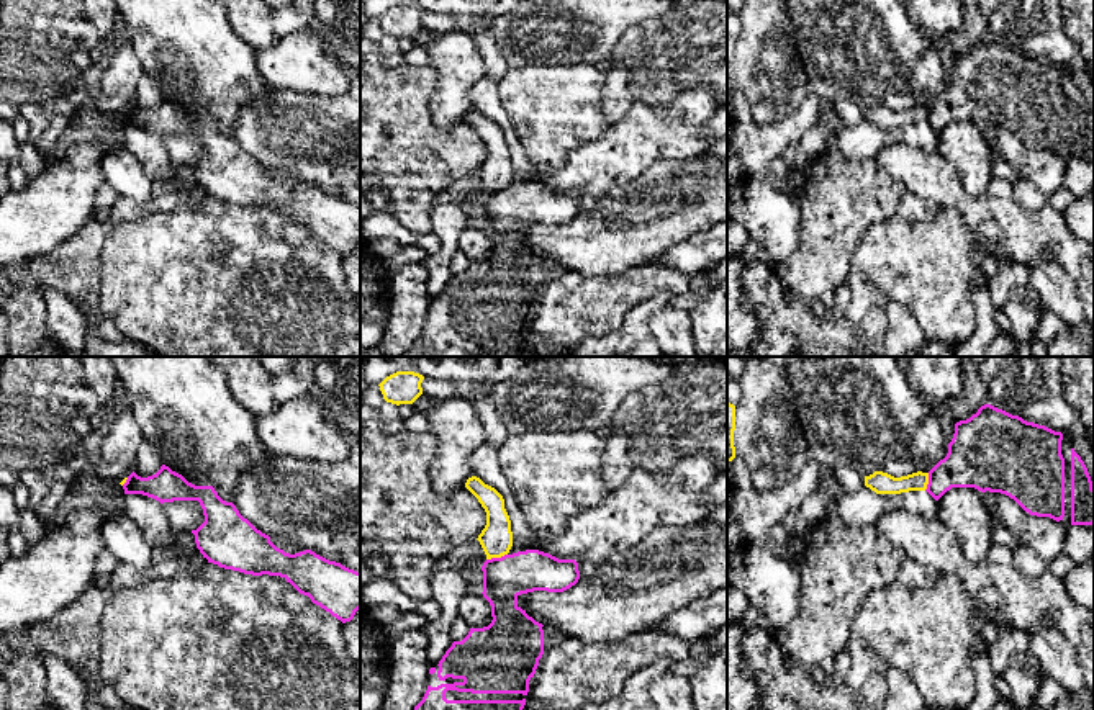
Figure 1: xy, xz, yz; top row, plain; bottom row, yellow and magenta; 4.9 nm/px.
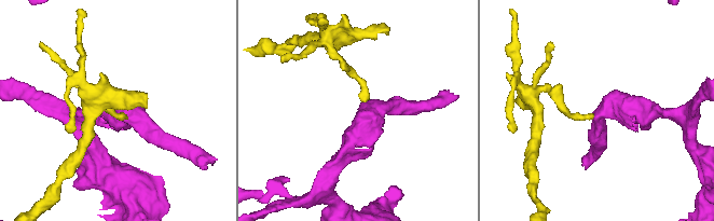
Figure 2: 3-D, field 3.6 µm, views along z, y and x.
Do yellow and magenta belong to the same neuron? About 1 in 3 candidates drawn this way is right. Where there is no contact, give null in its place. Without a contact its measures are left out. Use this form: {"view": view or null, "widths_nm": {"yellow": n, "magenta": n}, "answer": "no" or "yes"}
{"view": "xz", "widths_nm": {"yellow": 160, "magenta": 220}, "answer": "no"}

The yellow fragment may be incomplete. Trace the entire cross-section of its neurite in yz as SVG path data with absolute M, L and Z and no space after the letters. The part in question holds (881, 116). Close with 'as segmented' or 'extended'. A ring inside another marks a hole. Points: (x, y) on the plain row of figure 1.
M875 105L865 110L865 119L876 128L901 128L909 124L925 124L929 118L929 106L912 106L907 110L894 111L883 105Z; as segmented

